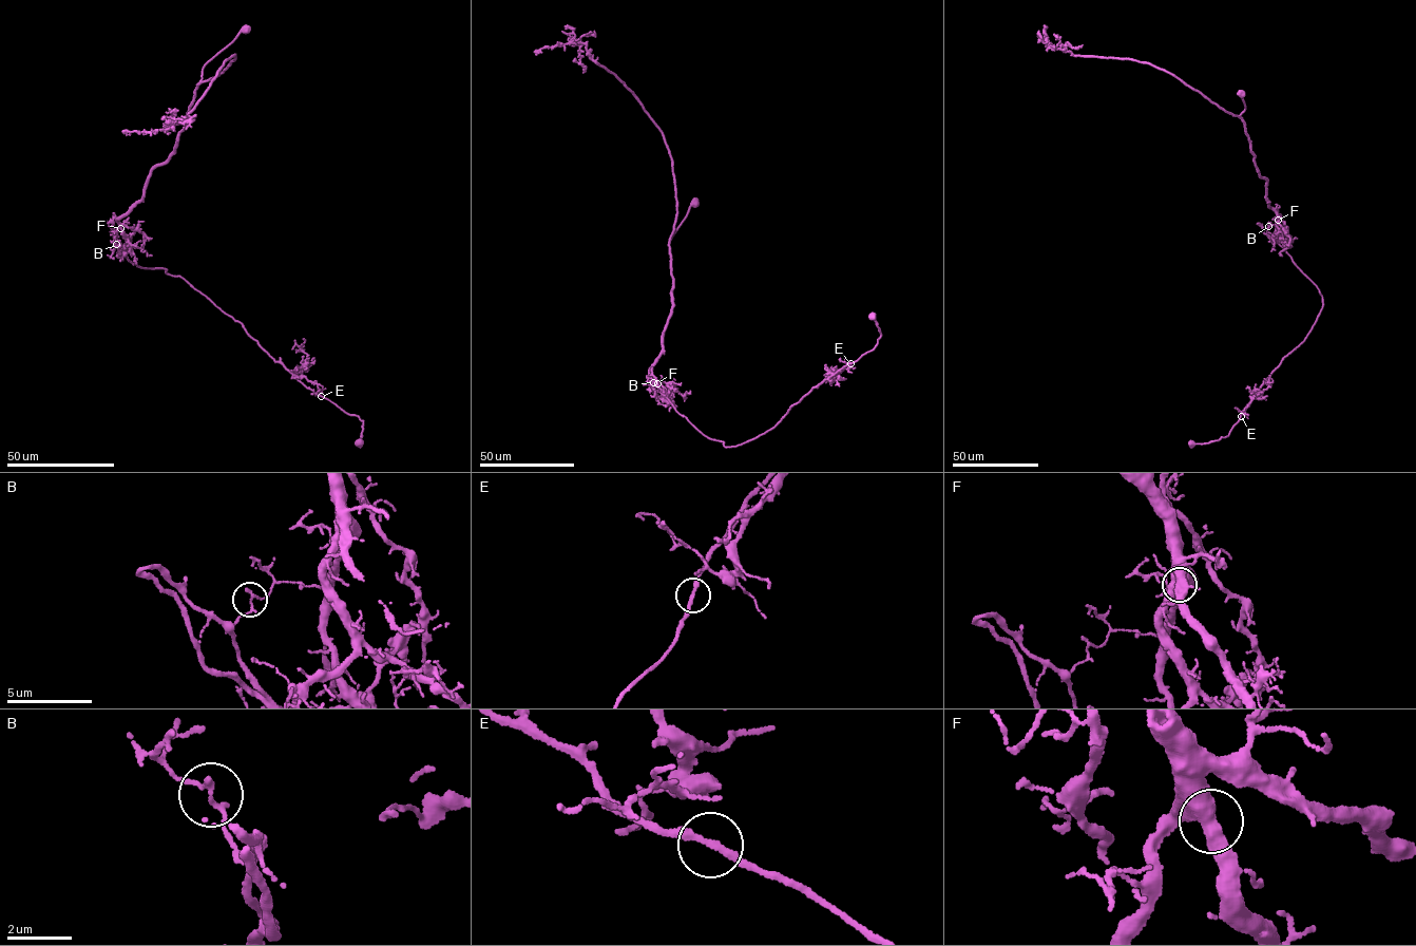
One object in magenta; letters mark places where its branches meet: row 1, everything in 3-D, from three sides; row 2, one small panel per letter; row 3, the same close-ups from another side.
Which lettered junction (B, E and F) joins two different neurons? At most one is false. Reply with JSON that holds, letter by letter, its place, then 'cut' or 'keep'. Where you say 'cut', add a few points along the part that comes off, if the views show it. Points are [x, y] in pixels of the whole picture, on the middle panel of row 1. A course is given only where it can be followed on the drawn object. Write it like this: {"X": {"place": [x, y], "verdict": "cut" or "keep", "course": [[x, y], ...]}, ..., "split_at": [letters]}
{"B": {"place": [653, 382], "verdict": "cut", "course": [[653, 382], [703, 434], [725, 447], [738, 446], [775, 427], [811, 389], [873, 349], [880, 336], [871, 315]]}, "E": {"place": [850, 363], "verdict": "keep"}, "F": {"place": [657, 383], "verdict": "keep"}, "split_at": ["B"]}

